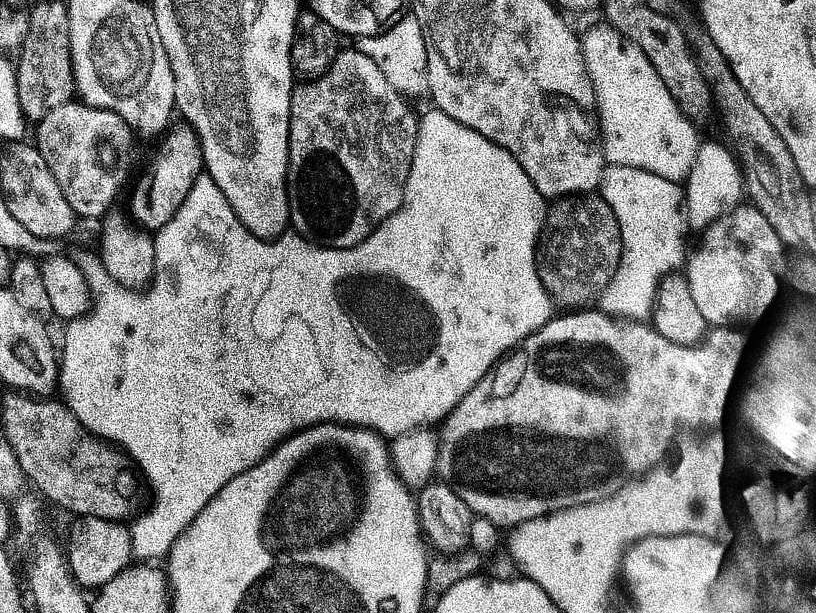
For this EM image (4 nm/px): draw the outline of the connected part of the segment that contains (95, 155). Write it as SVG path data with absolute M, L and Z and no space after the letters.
M73 102L39 121L35 143L77 217L96 220L116 204L136 168L137 133L118 114Z

